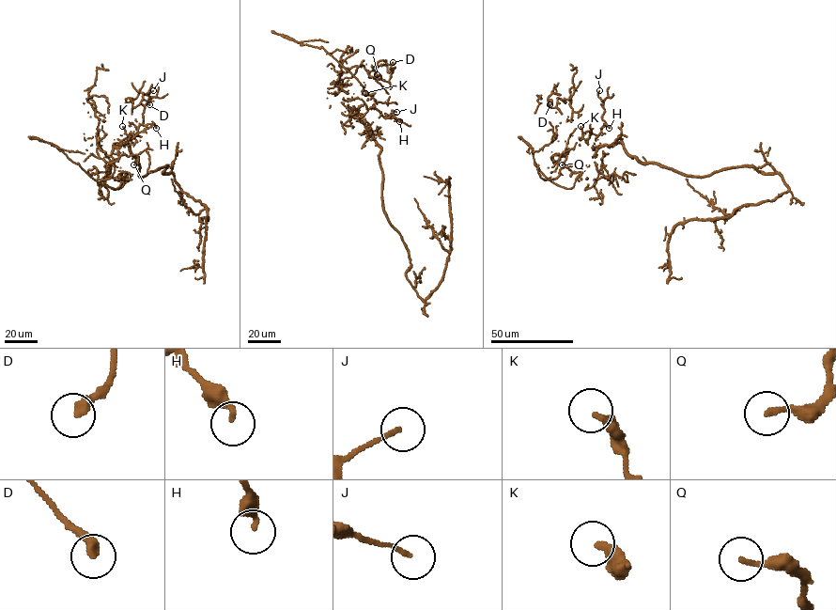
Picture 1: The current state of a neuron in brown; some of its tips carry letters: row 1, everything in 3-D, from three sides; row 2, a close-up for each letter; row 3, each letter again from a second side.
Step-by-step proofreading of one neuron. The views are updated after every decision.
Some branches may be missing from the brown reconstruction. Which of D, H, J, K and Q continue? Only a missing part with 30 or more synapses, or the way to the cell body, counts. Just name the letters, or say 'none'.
none

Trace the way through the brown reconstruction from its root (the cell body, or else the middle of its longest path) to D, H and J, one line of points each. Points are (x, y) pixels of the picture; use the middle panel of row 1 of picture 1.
D: (380, 147), (351, 115), (364, 102), (332, 83), (393, 62)
H: (380, 147), (358, 117), (358, 109), (373, 98), (377, 102), (372, 108), (399, 121)
J: (380, 147), (358, 117), (358, 109), (373, 98), (377, 102), (372, 108), (384, 117), (396, 112)

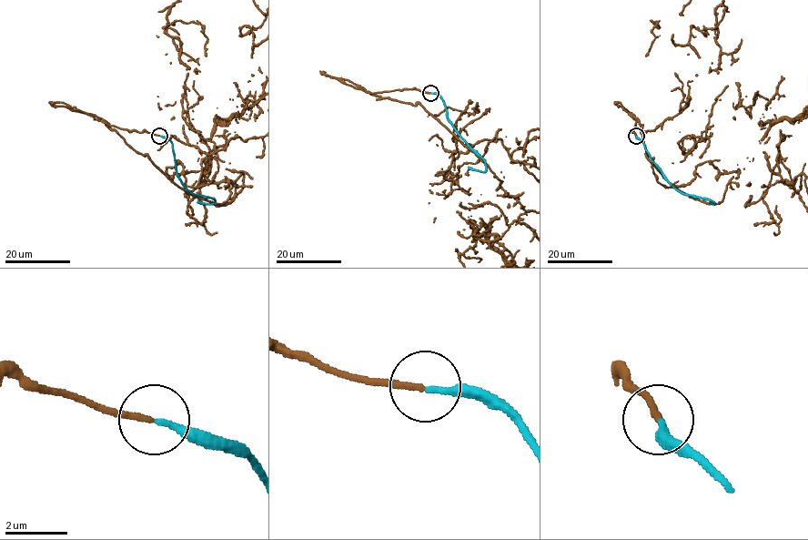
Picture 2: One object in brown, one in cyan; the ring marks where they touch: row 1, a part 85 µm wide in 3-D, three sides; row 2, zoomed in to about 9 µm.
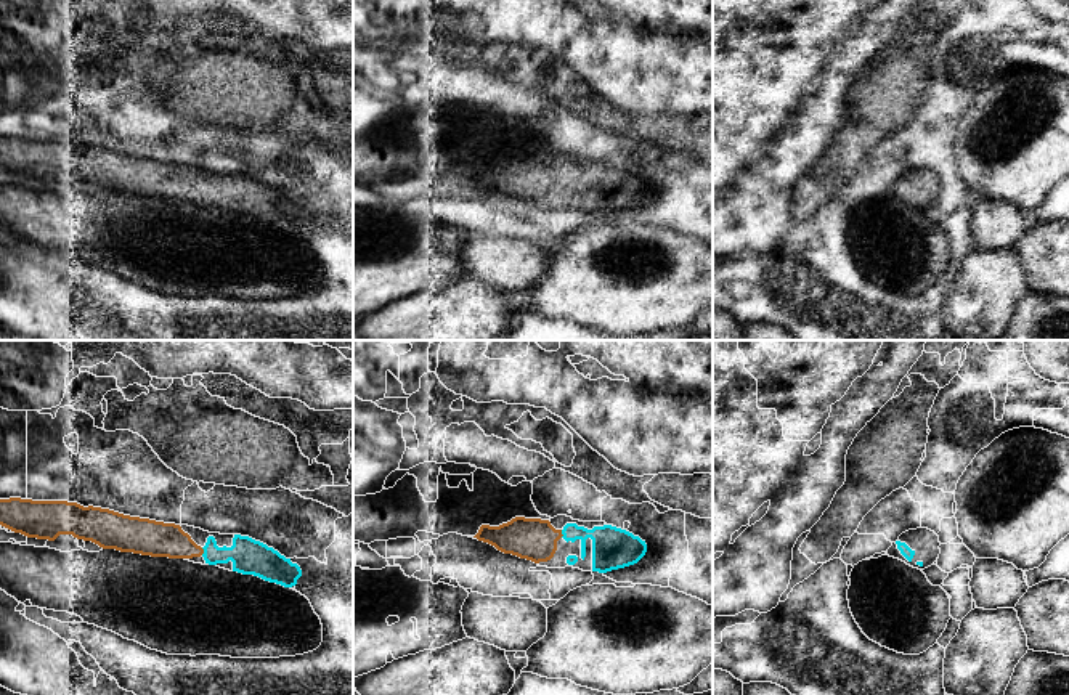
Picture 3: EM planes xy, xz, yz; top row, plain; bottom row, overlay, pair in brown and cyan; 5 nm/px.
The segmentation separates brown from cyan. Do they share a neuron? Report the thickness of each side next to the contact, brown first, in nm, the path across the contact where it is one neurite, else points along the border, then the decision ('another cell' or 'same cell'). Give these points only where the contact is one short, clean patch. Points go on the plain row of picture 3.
180 nm thick on the brown side, 180 nm on the other; runs through xy (154, 178), (203, 191), (249, 198); same cell

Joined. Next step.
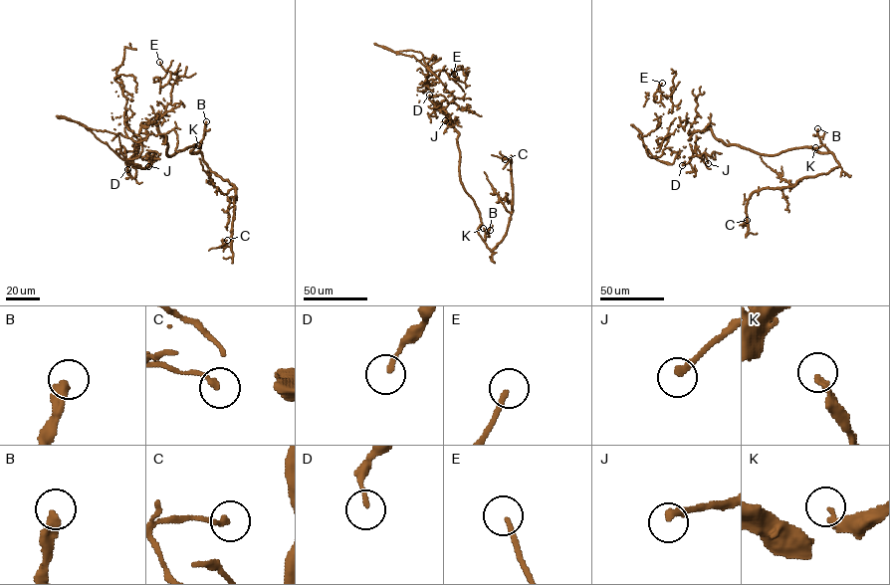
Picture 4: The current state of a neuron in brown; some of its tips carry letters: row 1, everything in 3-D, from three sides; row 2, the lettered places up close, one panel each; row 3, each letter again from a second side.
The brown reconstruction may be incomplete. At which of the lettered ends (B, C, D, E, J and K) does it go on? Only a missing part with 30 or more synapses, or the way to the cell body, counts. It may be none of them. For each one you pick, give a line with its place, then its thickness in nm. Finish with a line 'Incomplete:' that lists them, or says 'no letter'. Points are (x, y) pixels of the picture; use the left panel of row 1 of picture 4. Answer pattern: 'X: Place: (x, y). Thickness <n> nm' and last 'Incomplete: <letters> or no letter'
B: Place: (206, 121). Thickness 400 nm
E: Place: (159, 62). Thickness 170 nm
J: Place: (148, 166). Thickness 280 nm
Incomplete: B, E, J

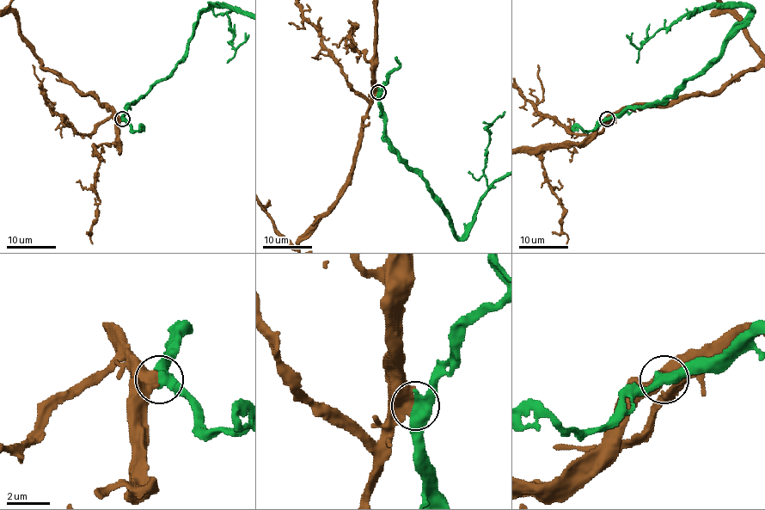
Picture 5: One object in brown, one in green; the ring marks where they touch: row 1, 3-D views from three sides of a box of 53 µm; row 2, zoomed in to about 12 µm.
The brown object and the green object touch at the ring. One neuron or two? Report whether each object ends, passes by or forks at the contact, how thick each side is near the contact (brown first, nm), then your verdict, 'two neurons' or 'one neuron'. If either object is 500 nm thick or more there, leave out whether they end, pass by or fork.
brown passes by; green passes by; calibres 440 and 480 nm; one neuron

